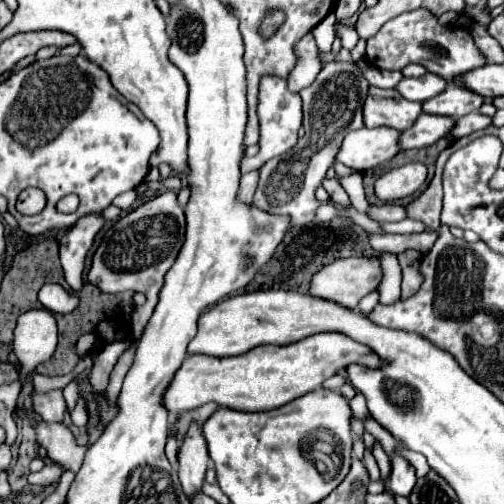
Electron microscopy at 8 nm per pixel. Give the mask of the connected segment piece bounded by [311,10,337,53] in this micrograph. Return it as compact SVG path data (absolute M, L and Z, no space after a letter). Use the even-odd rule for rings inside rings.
M332 10L325 19L311 31L313 37L315 37L315 41L317 41L317 45L319 45L319 51L321 51L321 53L331 51L332 43L335 39L335 29L333 26L336 21L334 10Z

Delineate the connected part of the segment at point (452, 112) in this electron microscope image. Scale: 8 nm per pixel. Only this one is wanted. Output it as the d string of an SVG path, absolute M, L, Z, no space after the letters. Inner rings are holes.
M449 83L443 93L423 103L423 113L435 113L445 117L463 117L477 111L483 105L481 95L469 93L469 89Z

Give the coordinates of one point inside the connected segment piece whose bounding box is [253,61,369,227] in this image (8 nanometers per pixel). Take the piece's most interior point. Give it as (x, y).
(332, 104)

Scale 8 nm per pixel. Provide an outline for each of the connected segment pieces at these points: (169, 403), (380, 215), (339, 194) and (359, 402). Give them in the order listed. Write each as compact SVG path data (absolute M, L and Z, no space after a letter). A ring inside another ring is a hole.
M337 331L315 333L313 337L283 347L259 345L257 349L243 353L241 357L219 359L189 355L183 361L181 369L175 373L171 385L167 387L163 403L169 413L197 409L209 401L237 411L271 411L305 393L315 391L325 379L337 375L339 371L345 371L353 363L365 365L369 369L379 369L387 365L387 361L377 357L367 345L351 341L351 337Z
M385 203L385 205L377 205L377 207L369 207L369 217L375 219L375 221L401 221L407 217L405 213L405 207L403 205L391 205L391 203Z
M329 179L329 181L325 181L327 185L327 193L329 193L329 197L331 197L331 201L333 203L337 203L337 205L343 205L343 207L349 207L351 205L351 201L349 201L349 197L347 197L347 193L343 191L343 187L337 183L337 179Z
M357 393L357 395L349 401L349 405L351 405L353 417L357 417L357 419L361 419L361 421L365 421L365 419L369 417L369 411L367 411L367 405L365 405L365 397L363 397L361 393Z

